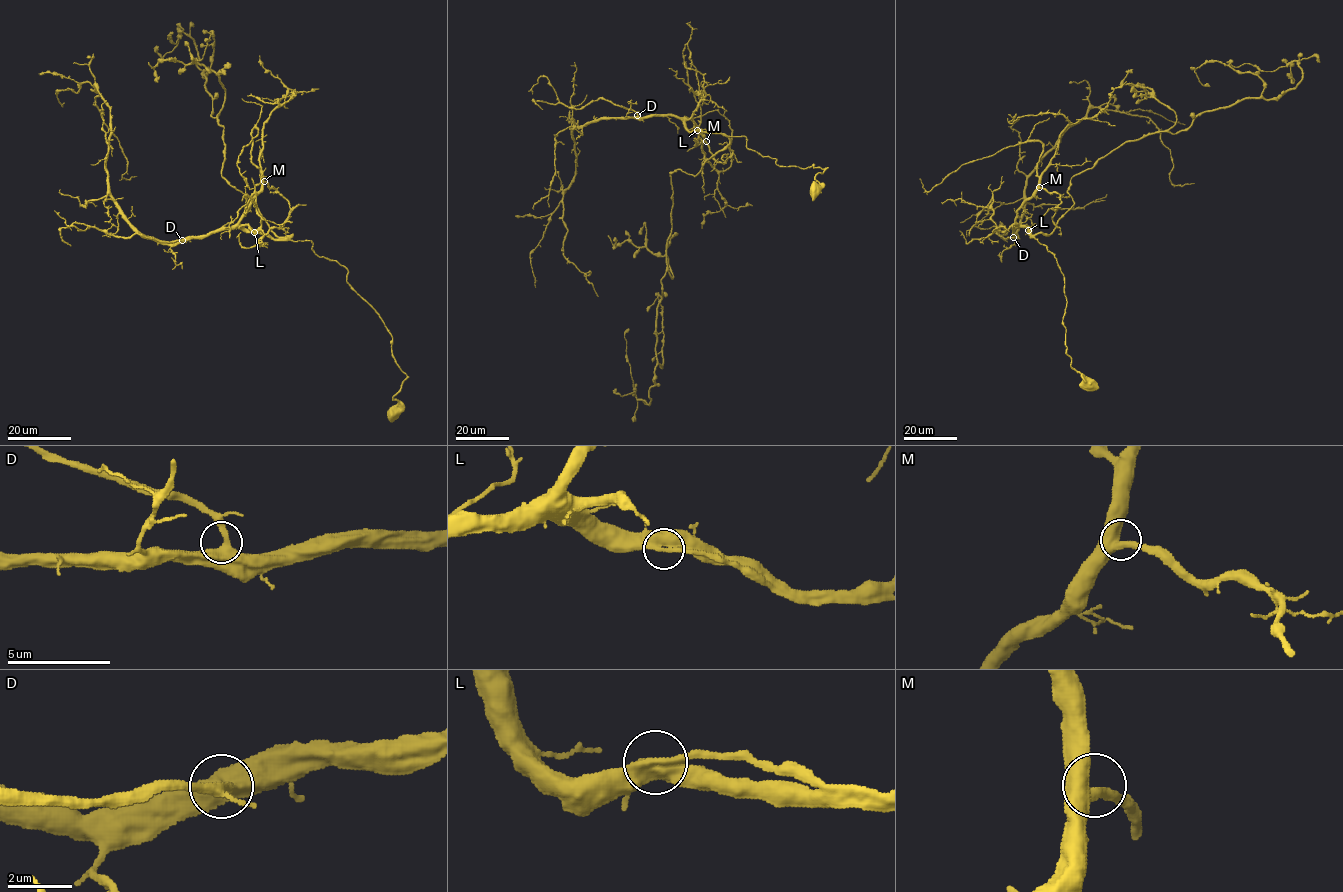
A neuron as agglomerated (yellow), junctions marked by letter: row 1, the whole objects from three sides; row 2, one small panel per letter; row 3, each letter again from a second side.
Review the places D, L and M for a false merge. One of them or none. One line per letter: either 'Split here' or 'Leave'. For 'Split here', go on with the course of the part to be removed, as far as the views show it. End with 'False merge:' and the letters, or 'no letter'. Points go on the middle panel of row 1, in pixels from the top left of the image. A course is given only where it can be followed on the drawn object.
D: Leave
L: Leave
M: Leave
False merge: no letter

